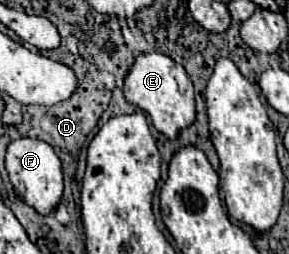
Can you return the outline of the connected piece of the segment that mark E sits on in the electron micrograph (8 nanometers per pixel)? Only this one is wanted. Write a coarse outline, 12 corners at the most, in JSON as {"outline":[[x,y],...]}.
{"outline":[[139,54],[123,86],[167,140],[197,116],[191,80],[179,90],[175,62]]}

